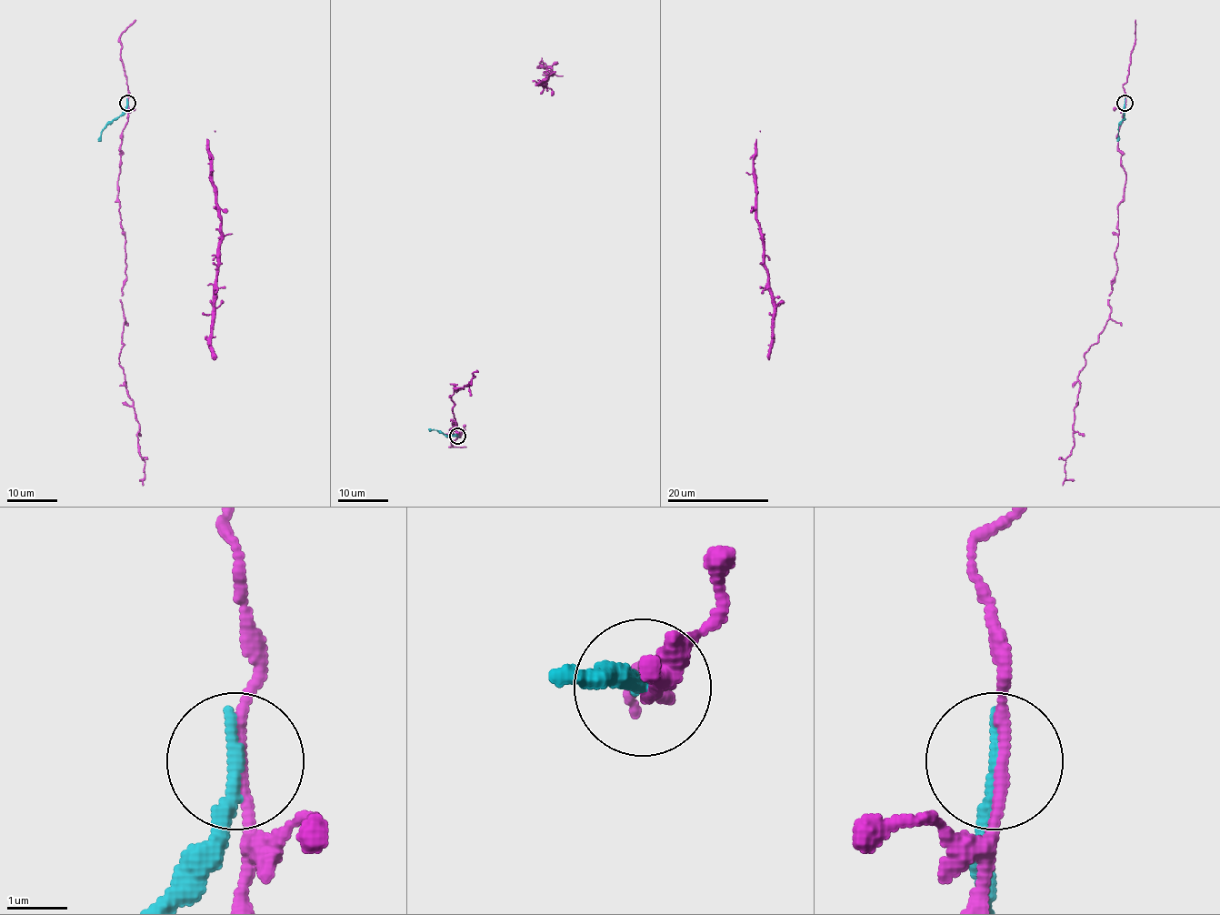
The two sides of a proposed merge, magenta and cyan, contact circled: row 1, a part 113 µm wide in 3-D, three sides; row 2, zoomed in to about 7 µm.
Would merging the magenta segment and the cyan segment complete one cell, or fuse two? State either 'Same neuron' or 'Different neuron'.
Different neuron

